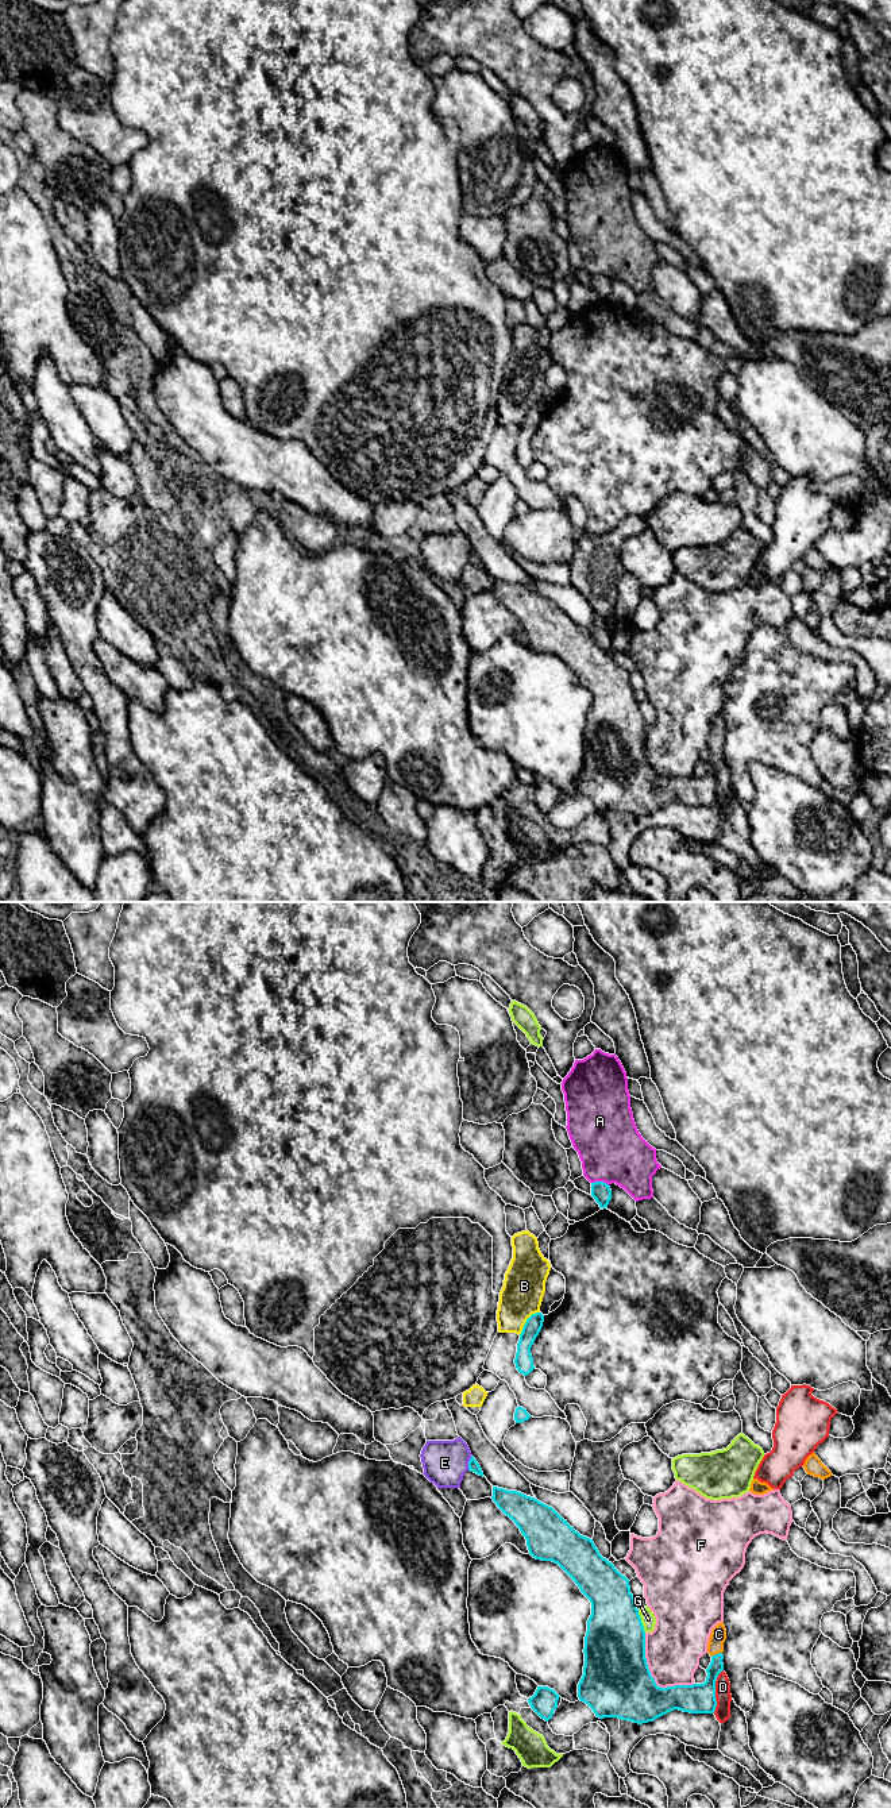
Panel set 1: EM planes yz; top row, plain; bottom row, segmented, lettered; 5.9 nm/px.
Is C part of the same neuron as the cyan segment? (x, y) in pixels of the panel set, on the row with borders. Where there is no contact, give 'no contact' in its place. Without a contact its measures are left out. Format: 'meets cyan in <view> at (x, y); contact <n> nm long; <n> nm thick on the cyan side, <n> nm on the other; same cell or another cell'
meets cyan in yz at (716, 1654); contact 80 nm long; 130 nm thick on the cyan side, 100 nm on the other; same cell

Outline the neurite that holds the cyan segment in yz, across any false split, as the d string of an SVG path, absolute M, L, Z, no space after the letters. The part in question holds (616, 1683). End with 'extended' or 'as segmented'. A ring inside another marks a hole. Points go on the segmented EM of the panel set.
M493 1487L491 1499L520 1528L529 1554L558 1564L591 1603L578 1697L597 1718L643 1724L674 1709L714 1713L716 1681L724 1670L724 1622L709 1638L711 1662L703 1684L657 1686L647 1664L645 1631L629 1580L552 1507L498 1487Z; extended

